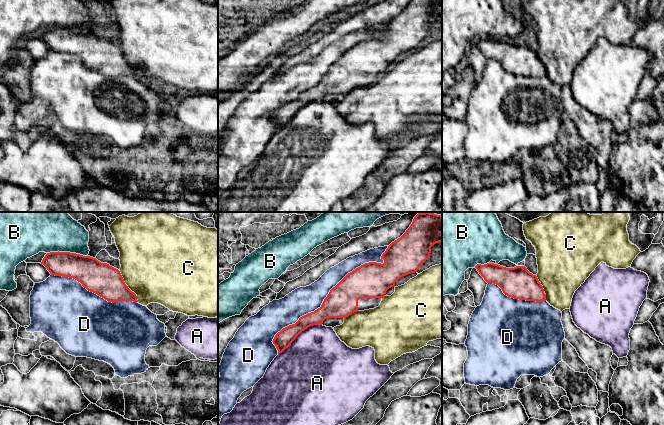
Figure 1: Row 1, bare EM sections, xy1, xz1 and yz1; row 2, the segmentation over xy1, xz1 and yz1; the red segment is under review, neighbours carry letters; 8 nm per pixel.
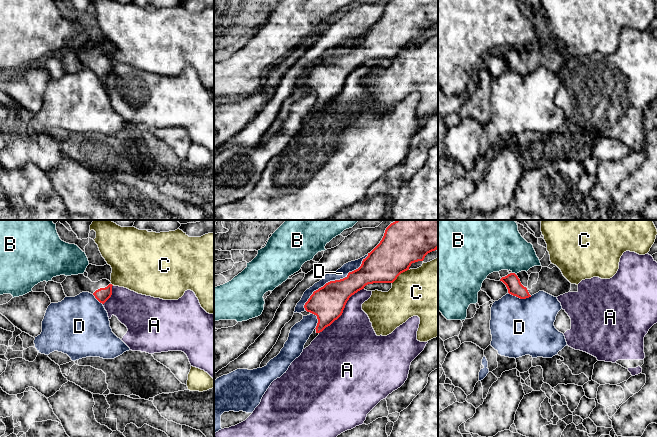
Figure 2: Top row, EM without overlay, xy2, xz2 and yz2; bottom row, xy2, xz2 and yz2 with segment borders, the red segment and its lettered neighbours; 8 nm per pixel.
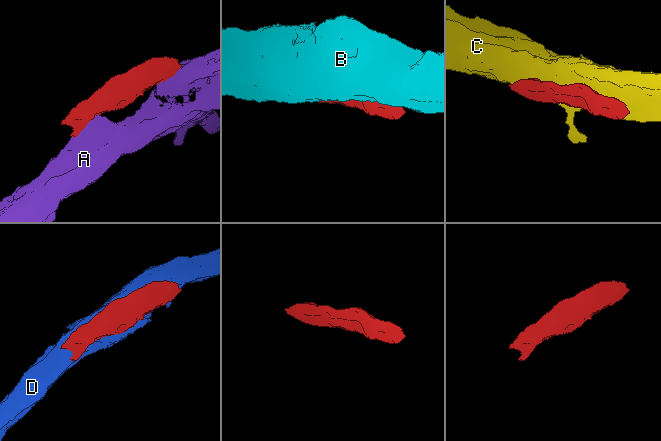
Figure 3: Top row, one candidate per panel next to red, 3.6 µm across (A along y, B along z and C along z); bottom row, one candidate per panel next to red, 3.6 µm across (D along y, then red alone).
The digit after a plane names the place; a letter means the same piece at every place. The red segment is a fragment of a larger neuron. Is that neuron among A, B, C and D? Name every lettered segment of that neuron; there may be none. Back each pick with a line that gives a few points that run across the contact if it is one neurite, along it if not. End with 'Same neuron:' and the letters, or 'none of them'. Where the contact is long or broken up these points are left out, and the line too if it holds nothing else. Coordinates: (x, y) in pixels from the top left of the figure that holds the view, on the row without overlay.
Same neuron: none of them

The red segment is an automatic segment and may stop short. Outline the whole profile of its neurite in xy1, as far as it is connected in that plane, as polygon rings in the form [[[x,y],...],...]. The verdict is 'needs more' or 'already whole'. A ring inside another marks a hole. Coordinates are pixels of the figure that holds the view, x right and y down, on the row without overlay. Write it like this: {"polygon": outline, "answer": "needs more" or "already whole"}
{"polygon": [[[58,27],[47,29],[41,40],[51,51],[73,54],[108,78],[138,78],[136,70],[125,60],[120,47],[96,34]]], "answer": "already whole"}

